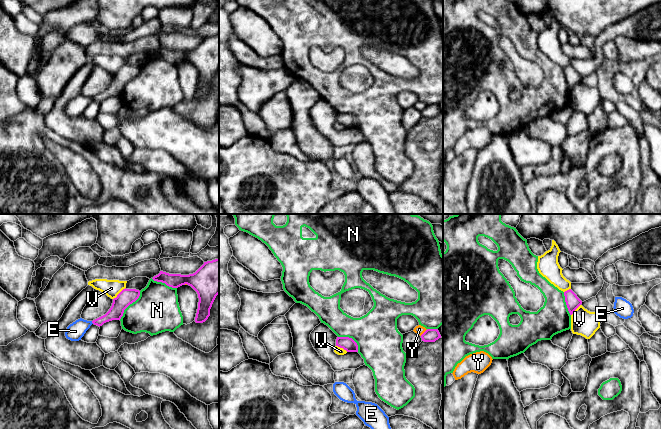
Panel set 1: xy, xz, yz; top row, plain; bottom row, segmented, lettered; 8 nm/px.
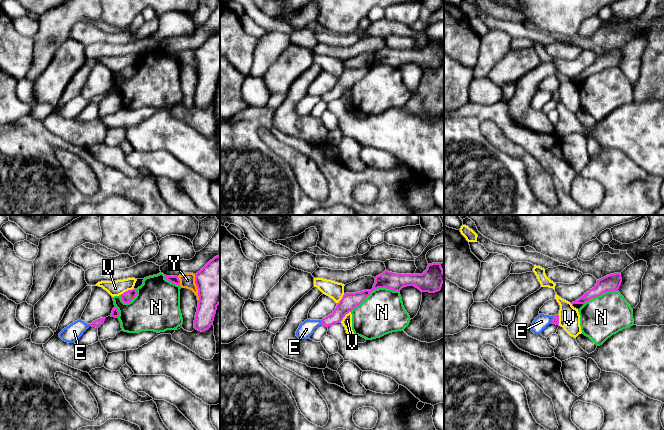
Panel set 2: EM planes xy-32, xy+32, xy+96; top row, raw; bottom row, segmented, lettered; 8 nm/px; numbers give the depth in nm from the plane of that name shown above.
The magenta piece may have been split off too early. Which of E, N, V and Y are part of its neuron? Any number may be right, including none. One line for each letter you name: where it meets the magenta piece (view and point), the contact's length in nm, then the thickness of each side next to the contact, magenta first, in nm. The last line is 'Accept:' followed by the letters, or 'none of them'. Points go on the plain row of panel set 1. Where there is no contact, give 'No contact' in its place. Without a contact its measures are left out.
Accept: none of them

